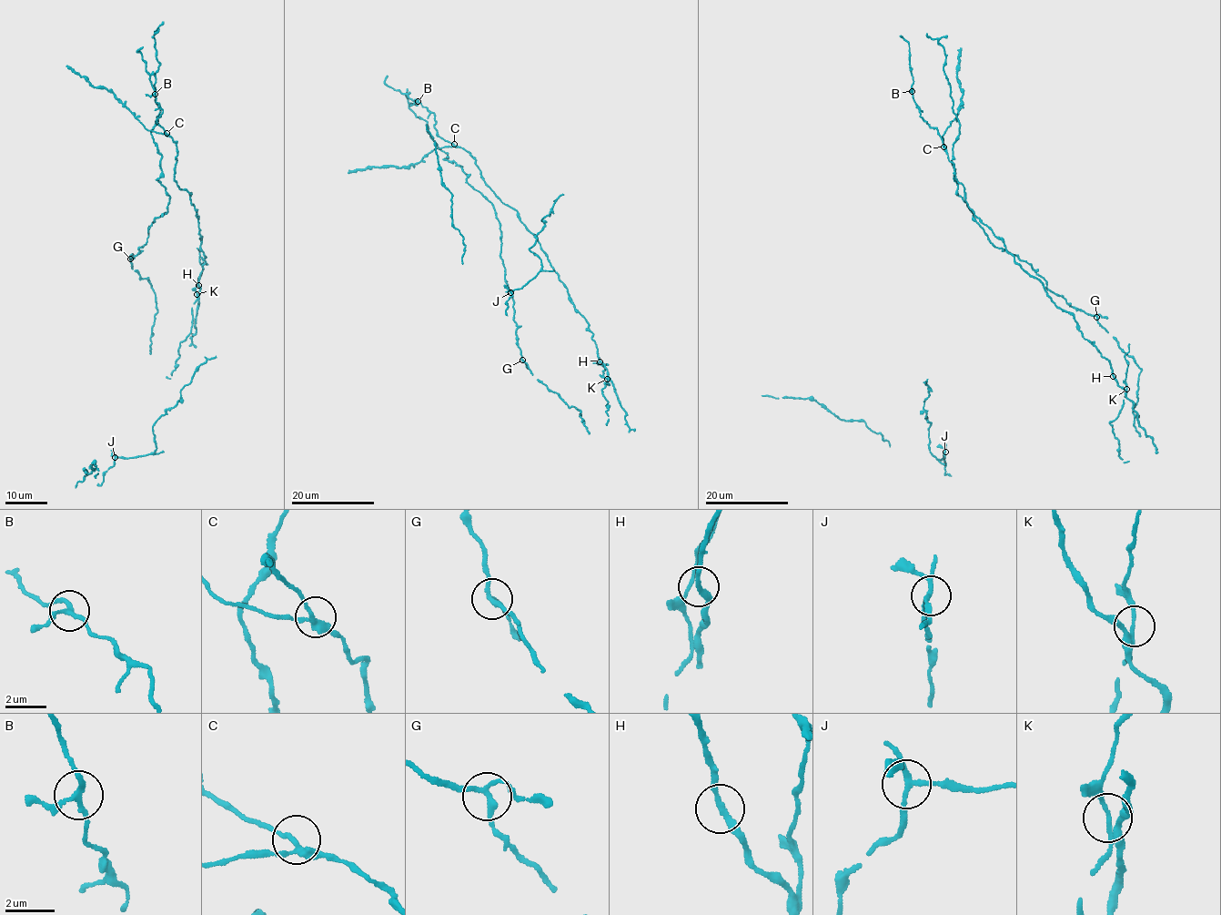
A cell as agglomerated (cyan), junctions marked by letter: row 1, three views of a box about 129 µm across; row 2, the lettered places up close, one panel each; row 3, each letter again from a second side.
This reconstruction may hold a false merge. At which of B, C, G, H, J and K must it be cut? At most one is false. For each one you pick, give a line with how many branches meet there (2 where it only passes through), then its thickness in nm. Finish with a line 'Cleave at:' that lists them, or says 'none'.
Cleave at: none

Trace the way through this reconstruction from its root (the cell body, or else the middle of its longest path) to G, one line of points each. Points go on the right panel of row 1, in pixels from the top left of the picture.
G: (983, 228), (988, 240), (1024, 260), (1044, 279), (1050, 290), (1059, 294), (1071, 306), (1096, 317)

